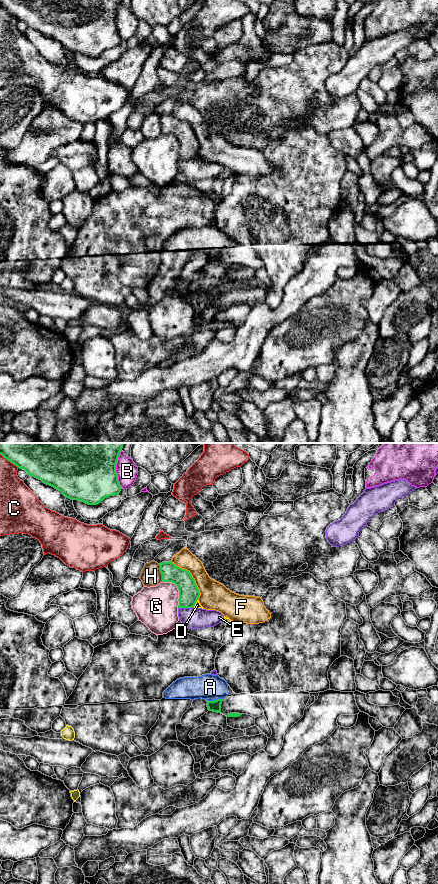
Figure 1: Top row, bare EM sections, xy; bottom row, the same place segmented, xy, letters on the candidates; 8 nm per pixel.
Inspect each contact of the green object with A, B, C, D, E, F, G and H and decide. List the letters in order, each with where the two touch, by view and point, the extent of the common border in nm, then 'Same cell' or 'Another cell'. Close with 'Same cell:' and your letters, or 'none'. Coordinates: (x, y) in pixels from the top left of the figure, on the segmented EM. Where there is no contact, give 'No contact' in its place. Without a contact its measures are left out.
A: Touches green at xy (214, 700). Shared border 140 nm. Another cell
B: Touches green at xy (115, 468). Shared border 320 nm. Another cell
C: Touches green at xy (9, 460). Shared border 190 nm. Another cell
D: Touches green at xy (195, 603). Shared border 70 nm. Another cell
E: Touches green at xy (185, 607). Shared border 130 nm. Another cell
F: Touches green at xy (191, 576). Shared border 380 nm. Another cell
G: Touches green at xy (178, 589). Shared border 260 nm. Another cell
H: Touches green at xy (160, 571). Shared border 140 nm. Another cell
Same cell: none

